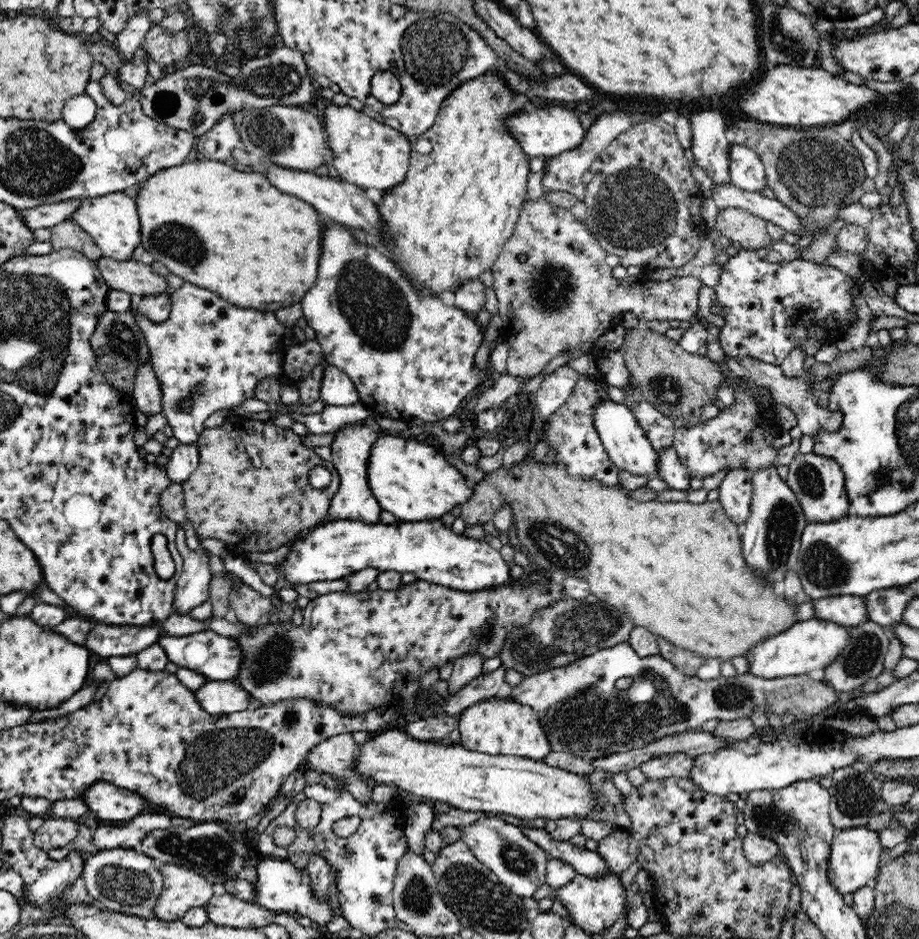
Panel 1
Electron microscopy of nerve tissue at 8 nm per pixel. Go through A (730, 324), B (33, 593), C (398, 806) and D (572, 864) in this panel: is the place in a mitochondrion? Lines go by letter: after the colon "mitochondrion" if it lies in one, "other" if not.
A: other
B: other
C: other
D: other

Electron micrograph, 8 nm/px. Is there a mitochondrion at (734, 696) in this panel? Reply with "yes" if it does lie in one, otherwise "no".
yes

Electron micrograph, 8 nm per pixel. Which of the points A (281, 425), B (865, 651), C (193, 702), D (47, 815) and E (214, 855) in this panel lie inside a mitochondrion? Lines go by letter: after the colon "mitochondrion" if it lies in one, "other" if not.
A: other
B: mitochondrion
C: other
D: other
E: mitochondrion

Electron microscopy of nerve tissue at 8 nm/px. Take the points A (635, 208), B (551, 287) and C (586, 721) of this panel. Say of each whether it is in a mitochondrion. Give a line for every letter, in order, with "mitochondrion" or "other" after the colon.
A: mitochondrion
B: mitochondrion
C: mitochondrion

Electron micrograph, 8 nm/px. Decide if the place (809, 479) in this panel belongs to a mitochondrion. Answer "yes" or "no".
yes

